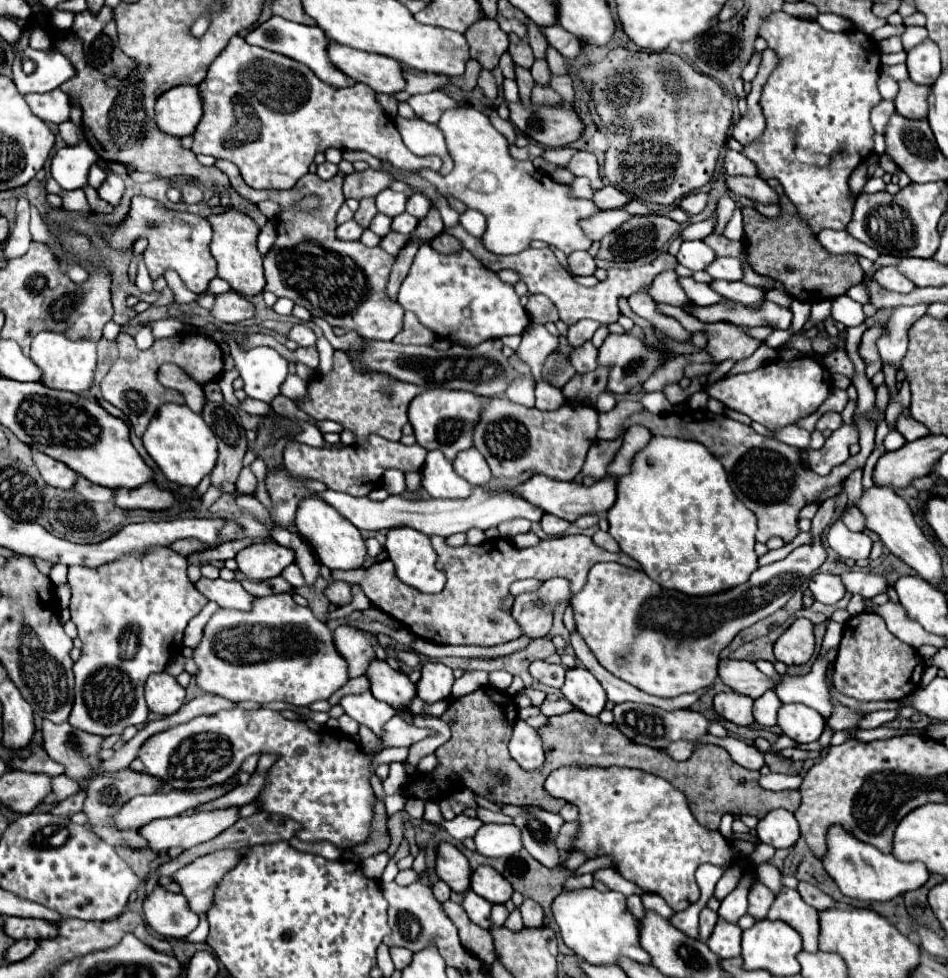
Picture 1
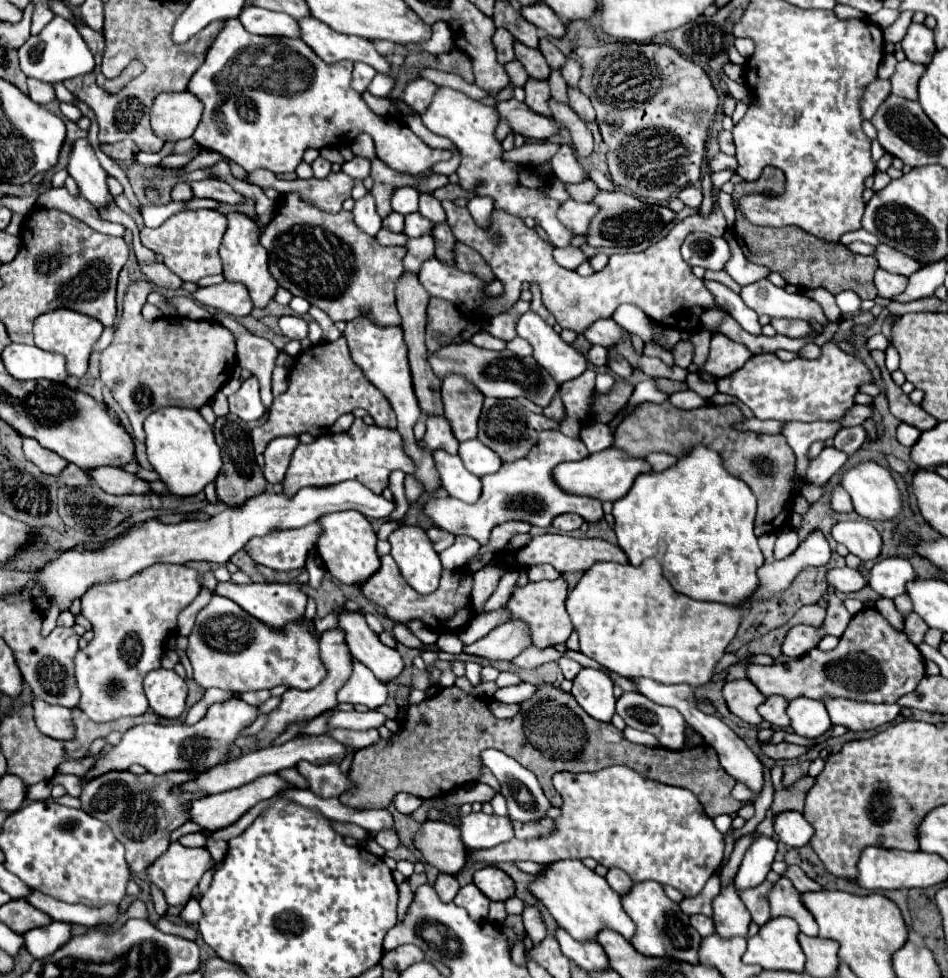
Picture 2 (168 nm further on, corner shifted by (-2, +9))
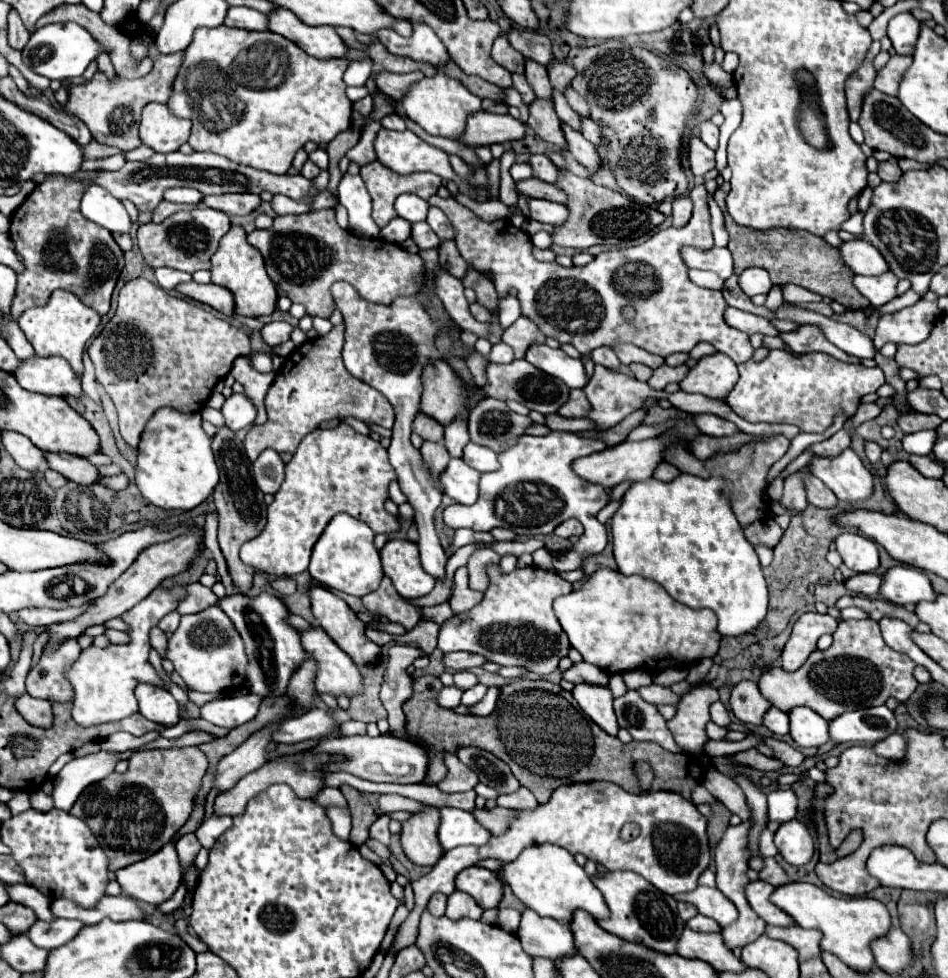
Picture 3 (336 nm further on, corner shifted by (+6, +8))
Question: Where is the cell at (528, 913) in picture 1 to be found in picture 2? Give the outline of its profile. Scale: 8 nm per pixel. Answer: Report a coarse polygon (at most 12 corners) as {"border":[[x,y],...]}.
{"border":[[537,906],[523,910],[523,926],[533,944],[547,936]]}

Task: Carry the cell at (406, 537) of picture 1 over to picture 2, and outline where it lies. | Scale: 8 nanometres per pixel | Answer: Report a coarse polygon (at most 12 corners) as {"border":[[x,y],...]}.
{"border":[[401,524],[389,536],[407,584],[437,590],[443,566],[427,532]]}

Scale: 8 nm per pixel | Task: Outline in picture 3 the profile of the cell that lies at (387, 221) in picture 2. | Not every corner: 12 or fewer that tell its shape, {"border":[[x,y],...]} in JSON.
{"border":[[395,217],[381,229],[381,237],[401,245],[411,237],[411,223]]}

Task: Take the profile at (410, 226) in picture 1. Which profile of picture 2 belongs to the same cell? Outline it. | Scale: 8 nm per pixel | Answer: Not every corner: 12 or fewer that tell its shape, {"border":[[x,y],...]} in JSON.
{"border":[[419,212],[405,216],[407,236],[429,234],[433,224]]}

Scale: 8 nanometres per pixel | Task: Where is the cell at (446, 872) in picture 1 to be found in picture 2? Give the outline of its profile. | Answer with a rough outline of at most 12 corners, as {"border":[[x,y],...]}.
{"border":[[421,824],[415,846],[443,874],[459,874],[467,850],[459,828]]}

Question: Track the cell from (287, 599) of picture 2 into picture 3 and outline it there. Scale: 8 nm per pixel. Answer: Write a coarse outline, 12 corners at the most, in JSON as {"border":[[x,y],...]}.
{"border":[[273,595],[219,607],[239,631],[247,689],[283,697],[307,653]]}

